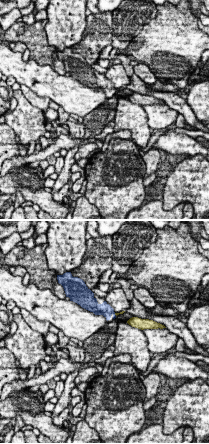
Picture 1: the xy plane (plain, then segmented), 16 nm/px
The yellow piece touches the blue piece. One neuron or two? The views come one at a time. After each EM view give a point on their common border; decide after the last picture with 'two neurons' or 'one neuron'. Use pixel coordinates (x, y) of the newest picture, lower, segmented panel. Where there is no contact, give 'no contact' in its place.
meets yellow at (115, 314)

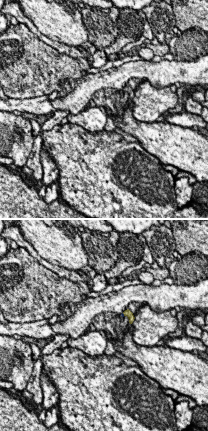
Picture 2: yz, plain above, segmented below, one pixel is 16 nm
meets yellow at (123, 313)

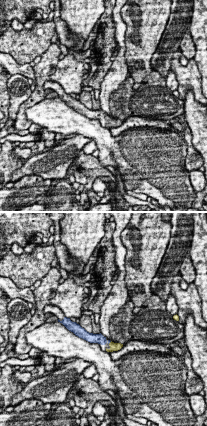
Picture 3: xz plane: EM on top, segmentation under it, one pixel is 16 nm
meets yellow at (110, 342)

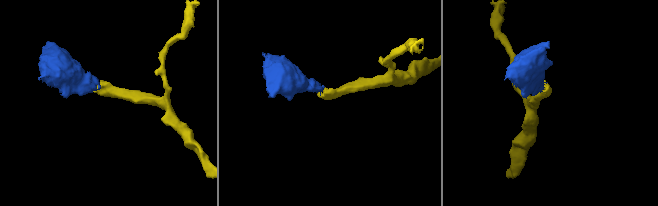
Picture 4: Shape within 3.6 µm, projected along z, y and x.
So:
one neuron

